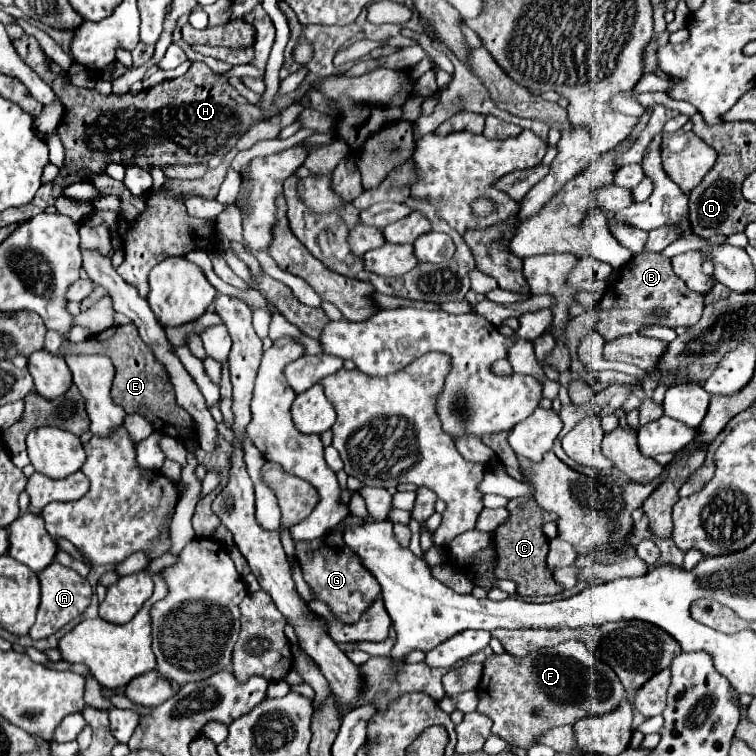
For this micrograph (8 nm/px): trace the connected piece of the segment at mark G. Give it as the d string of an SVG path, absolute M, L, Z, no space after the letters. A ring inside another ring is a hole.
M344 527L338 533L324 535L324 537L314 539L314 541L296 541L294 545L296 545L296 555L298 555L298 561L300 561L302 573L304 573L304 581L312 587L316 597L326 601L332 607L332 611L336 613L338 619L342 619L344 623L354 623L354 621L360 619L360 615L366 611L366 607L370 607L370 603L376 597L380 597L380 587L378 587L378 581L358 563L358 557L344 545L342 531L344 531Z

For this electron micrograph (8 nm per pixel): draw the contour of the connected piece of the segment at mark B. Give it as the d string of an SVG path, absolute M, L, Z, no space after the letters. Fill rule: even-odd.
M640 253L640 255L634 255L620 271L616 283L608 285L600 303L592 309L592 311L586 311L578 317L572 319L572 323L568 323L566 331L564 331L564 339L570 347L570 353L572 353L572 367L570 371L576 375L576 373L584 373L586 368L580 359L578 359L578 345L580 345L580 339L592 331L600 333L604 337L604 341L612 341L612 339L618 339L618 337L624 337L624 335L630 335L630 333L638 333L642 327L658 321L660 325L666 325L666 327L678 327L678 325L694 325L698 323L698 319L702 317L702 309L704 309L704 297L690 291L682 279L678 279L678 275L674 275L672 271L672 265L670 265L670 259L660 255L660 253ZM654 309L666 309L668 311L668 317L666 319L654 319L650 315L650 311Z

